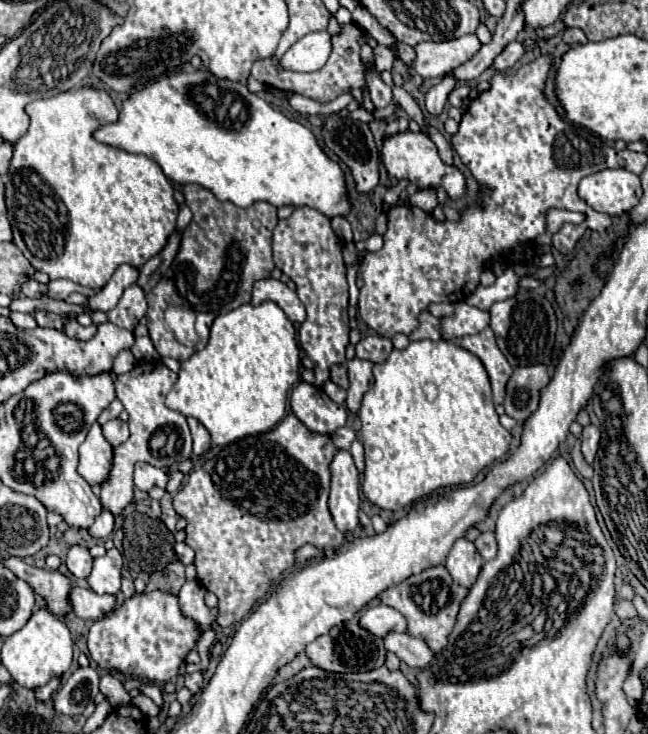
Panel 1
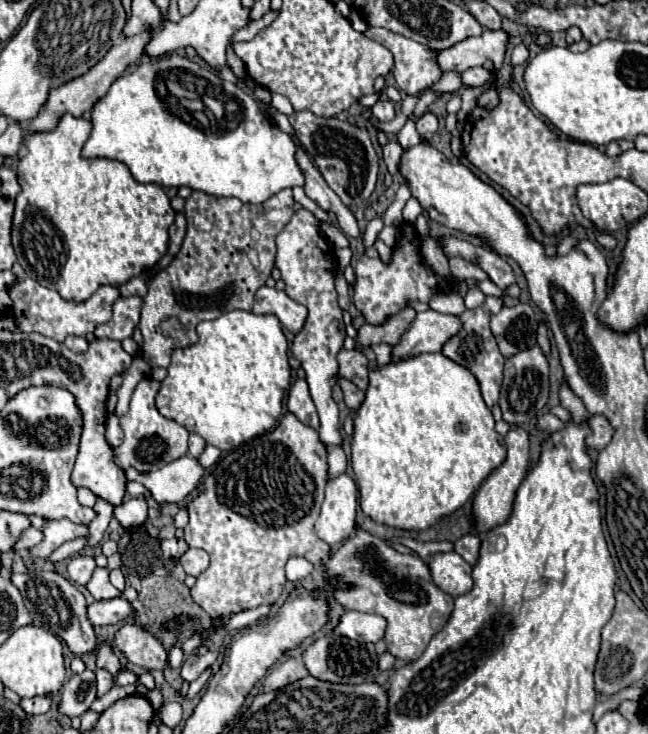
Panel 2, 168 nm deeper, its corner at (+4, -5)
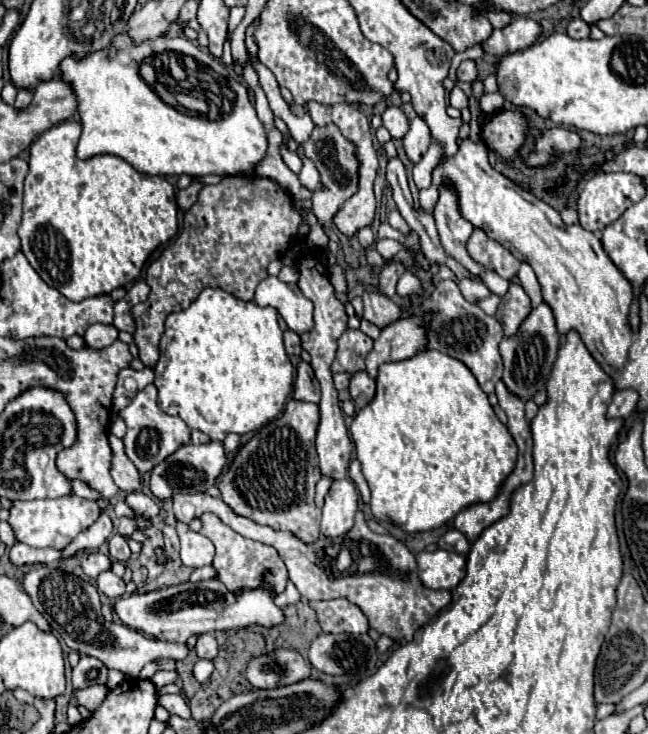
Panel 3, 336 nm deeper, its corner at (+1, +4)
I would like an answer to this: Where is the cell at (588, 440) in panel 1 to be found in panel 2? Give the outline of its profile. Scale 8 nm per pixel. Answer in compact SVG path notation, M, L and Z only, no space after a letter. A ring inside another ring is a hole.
M591 416L591 428L593 434L587 436L587 446L595 450L605 448L613 438L613 426L609 424L609 420L605 420L605 416Z

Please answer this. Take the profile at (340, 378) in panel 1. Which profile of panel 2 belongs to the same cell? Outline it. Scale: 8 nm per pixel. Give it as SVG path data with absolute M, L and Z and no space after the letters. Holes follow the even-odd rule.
M341 380L341 388L343 388L343 394L345 394L345 404L347 404L347 408L351 408L353 412L363 404L363 400L365 400L365 392L363 390L359 390L353 382L349 382L349 380Z

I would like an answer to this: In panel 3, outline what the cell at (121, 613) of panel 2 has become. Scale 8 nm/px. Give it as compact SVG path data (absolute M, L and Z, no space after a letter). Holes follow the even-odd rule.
M216 579L198 581L198 583L188 581L168 589L150 591L150 593L122 595L114 601L112 609L124 625L170 643L184 643L190 635L198 635L198 633L240 629L240 627L252 627L252 625L272 627L284 621L284 613L274 605L272 591L268 587L230 593Z

